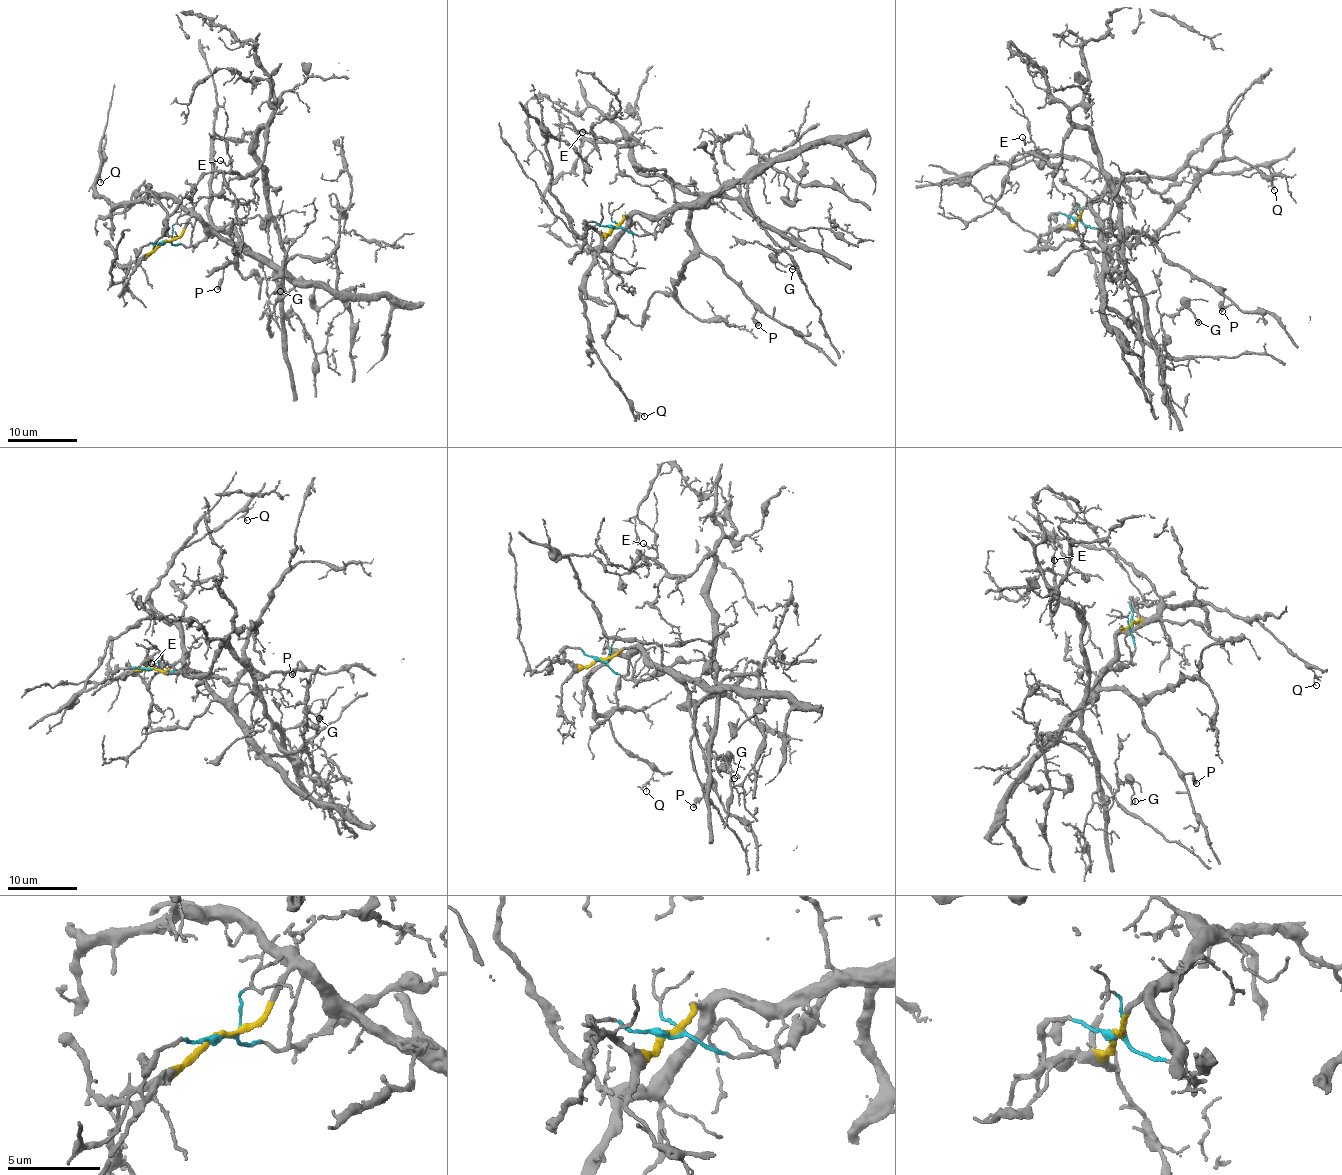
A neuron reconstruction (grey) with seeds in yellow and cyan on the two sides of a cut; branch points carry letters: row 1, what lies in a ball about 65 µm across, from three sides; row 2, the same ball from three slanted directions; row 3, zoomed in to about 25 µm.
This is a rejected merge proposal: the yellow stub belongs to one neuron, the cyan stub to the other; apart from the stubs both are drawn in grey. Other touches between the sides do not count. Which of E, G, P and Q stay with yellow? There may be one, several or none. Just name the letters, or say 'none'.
P, Q

